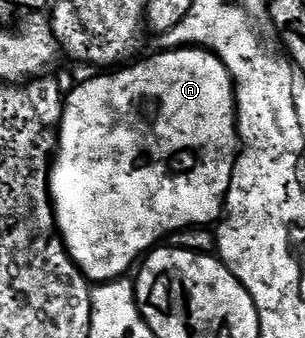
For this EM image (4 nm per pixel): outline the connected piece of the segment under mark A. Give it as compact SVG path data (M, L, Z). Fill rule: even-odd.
M187 46L184 48L170 48L165 51L166 52L158 52L155 56L148 57L147 60L139 59L137 62L131 63L129 66L119 67L117 70L111 71L109 74L98 74L102 76L94 76L91 80L86 80L83 84L76 85L71 92L69 89L64 96L64 103L62 105L62 124L58 128L58 151L52 161L52 167L50 169L50 199L54 202L54 217L58 220L58 233L61 234L62 240L66 244L68 254L74 259L76 266L84 273L86 279L91 282L123 279L123 277L129 273L126 271L141 258L142 252L148 251L149 248L156 247L165 236L171 235L170 237L173 237L179 232L186 231L187 228L201 228L203 226L210 226L210 223L213 225L215 222L221 221L224 215L226 195L230 189L232 174L234 173L234 163L238 160L238 149L240 147L238 138L238 102L235 99L234 79L230 77L230 71L224 66L224 62L220 57L214 52L208 51L207 48Z

